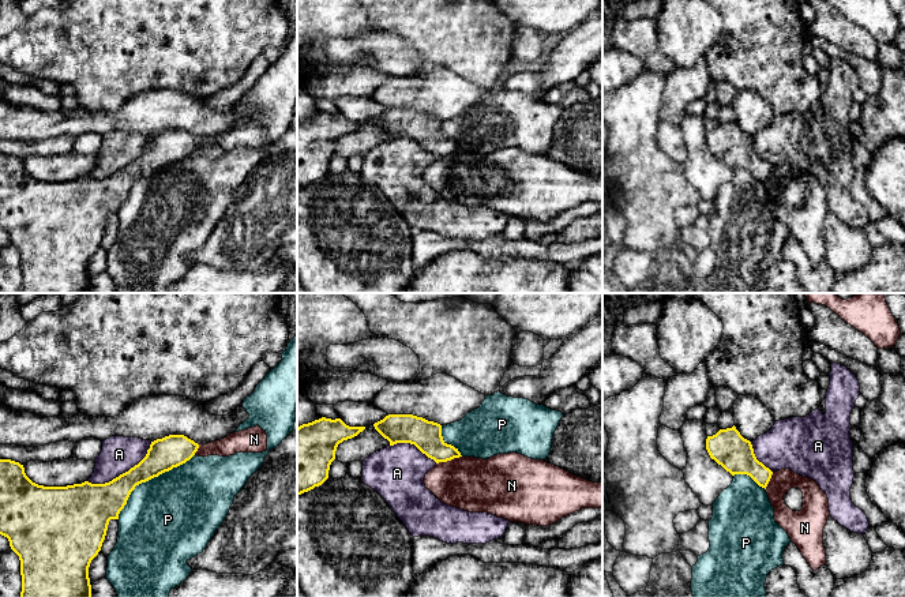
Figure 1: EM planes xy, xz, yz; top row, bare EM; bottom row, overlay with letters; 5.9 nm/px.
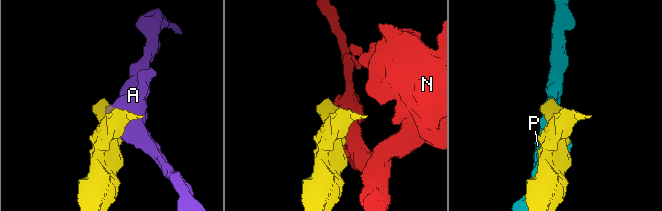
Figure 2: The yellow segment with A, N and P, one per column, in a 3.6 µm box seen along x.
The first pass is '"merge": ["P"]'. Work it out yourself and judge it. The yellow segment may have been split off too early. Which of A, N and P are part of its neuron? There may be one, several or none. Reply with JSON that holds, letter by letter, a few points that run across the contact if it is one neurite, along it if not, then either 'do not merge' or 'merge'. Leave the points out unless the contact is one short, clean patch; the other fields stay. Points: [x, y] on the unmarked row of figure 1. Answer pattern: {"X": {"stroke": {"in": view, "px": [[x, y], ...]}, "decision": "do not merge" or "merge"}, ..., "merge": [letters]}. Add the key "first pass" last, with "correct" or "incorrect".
{"A": {"decision": "do not merge"}, "N": {"decision": "do not merge"}, "P": {"decision": "do not merge"}, "merge": [], "first pass": "incorrect"}

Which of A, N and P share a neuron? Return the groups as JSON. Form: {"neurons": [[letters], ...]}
{"neurons": [["A"], ["N"], ["P"]]}

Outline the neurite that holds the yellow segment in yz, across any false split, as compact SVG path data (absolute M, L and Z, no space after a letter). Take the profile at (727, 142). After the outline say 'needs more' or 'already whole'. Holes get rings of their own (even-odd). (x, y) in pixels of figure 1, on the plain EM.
M735 120L707 131L706 144L710 153L732 170L747 169L766 184L773 166L756 154L751 136L744 134Z; already whole

